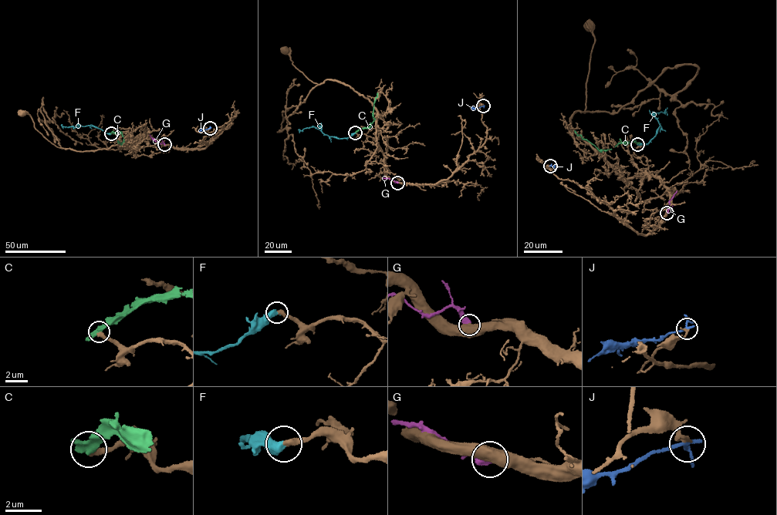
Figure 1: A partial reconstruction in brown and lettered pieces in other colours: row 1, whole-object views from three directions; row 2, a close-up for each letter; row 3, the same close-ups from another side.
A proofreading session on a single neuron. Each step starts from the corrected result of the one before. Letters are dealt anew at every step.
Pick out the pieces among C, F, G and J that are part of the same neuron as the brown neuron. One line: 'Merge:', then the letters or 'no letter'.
Merge: F

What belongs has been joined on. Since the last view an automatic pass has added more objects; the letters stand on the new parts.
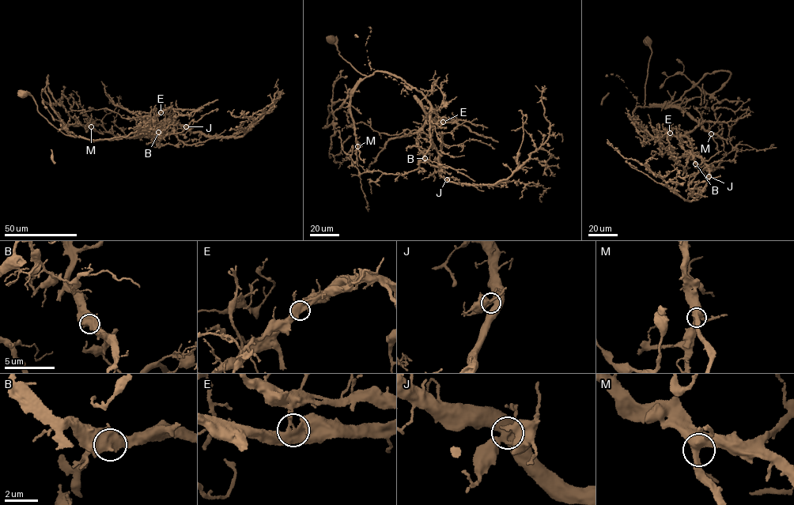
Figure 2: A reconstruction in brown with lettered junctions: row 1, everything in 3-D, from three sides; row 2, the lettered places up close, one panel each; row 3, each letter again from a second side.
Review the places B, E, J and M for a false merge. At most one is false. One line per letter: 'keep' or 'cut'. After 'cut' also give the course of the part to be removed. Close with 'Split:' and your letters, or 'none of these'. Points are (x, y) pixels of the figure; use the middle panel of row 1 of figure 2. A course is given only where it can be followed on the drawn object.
B: keep
E: cut; course (443, 122), (429, 118), (404, 84), (371, 69), (351, 96), (355, 132), (334, 155)
J: keep
M: keep
Split: E

